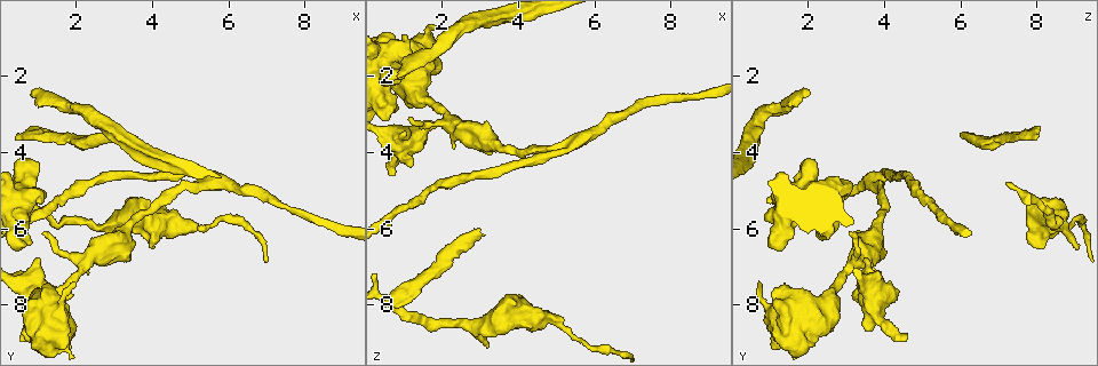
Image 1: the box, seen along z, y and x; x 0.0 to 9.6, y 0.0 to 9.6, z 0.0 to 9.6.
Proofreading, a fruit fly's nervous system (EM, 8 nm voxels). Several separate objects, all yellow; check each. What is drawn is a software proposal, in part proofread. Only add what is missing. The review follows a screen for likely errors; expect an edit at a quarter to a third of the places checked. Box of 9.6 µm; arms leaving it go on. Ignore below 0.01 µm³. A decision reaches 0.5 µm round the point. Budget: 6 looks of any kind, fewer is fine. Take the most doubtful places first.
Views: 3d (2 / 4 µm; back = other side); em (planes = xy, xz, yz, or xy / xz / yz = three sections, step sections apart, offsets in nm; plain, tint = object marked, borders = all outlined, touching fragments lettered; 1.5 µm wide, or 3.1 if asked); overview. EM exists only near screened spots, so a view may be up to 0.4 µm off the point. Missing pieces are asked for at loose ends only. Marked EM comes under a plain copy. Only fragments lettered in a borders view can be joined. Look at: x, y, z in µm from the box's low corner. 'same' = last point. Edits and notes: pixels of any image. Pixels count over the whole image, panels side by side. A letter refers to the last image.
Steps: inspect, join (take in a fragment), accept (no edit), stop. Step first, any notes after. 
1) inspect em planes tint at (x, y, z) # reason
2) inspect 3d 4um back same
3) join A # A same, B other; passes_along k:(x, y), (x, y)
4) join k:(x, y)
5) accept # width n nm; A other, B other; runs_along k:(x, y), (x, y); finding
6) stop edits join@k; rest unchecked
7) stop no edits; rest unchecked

inspect 3d 4um back at (2.30, 7.20, 3.85) # an open end

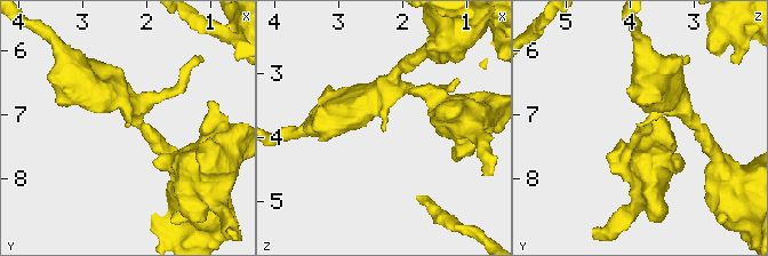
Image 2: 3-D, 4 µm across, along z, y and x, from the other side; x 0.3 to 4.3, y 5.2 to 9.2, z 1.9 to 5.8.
inspect em planes borders at (2.35, 7.20, 3.90) # now the EM

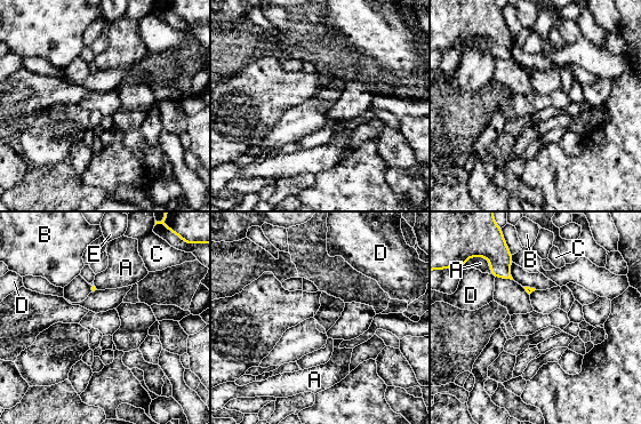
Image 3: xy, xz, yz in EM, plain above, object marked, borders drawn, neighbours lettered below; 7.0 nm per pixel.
accept # A other, B other, C other, D other, E other; border 3:(471, 256), (483, 256), (491, 273); no lettered fragment goes on from it

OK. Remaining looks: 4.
inspect em planes borders at (0.75, 8.90, 4.60) # branch stops here

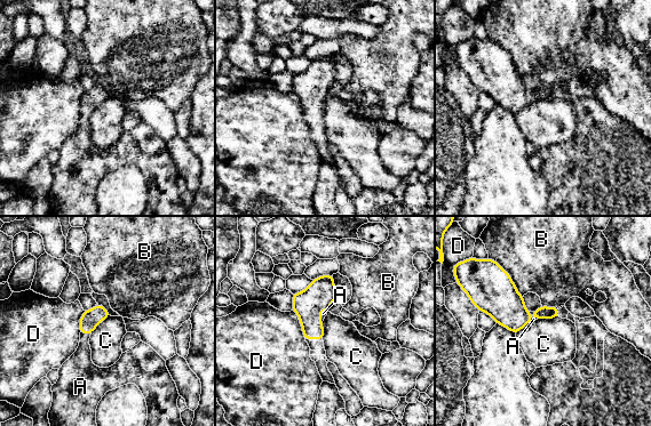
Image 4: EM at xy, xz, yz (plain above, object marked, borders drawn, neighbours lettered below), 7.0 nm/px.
join A # A same, B other, C other, D other; passes_along 4:(90, 319), (86, 334), (79, 368); the neuron continues

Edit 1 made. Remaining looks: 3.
stop edits join@4; rest unchecked

